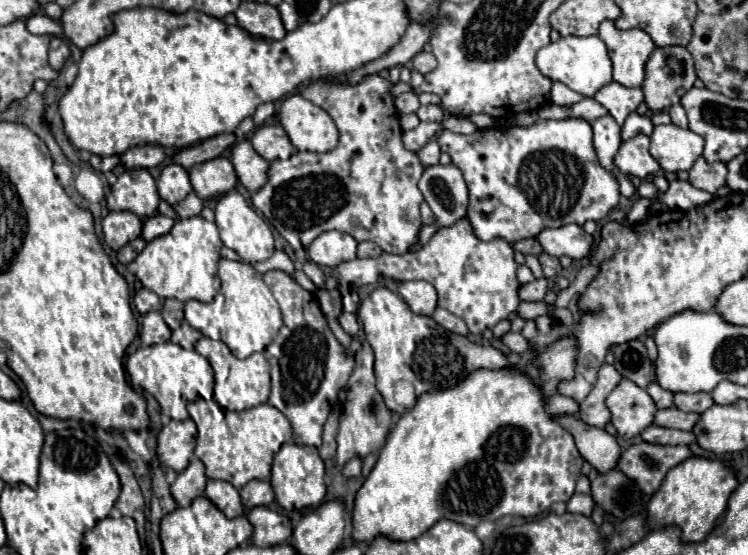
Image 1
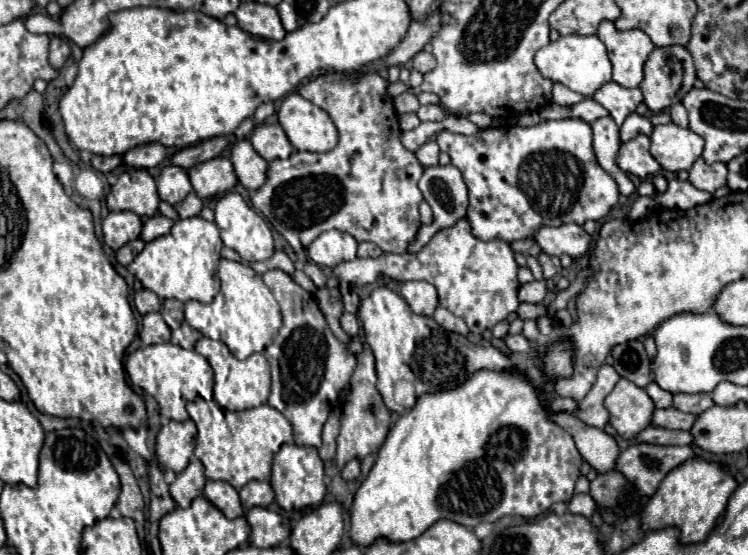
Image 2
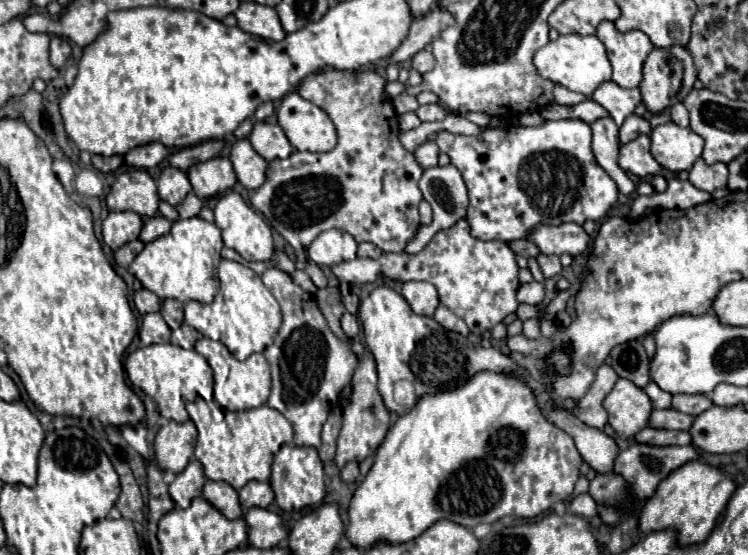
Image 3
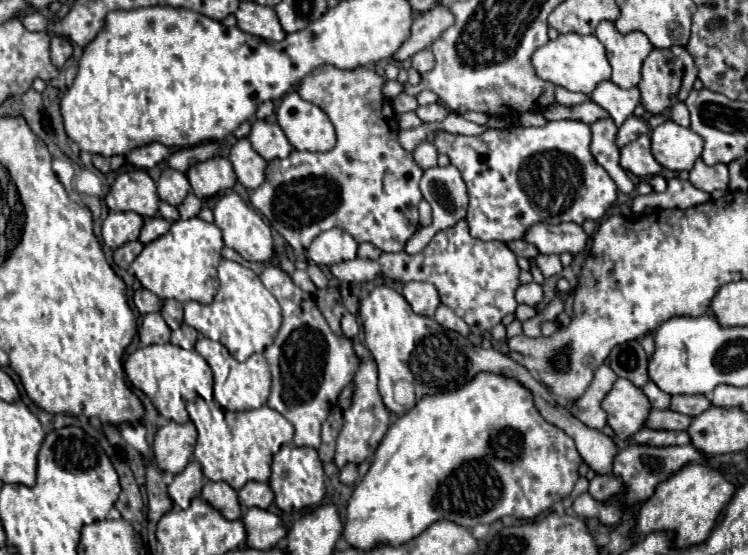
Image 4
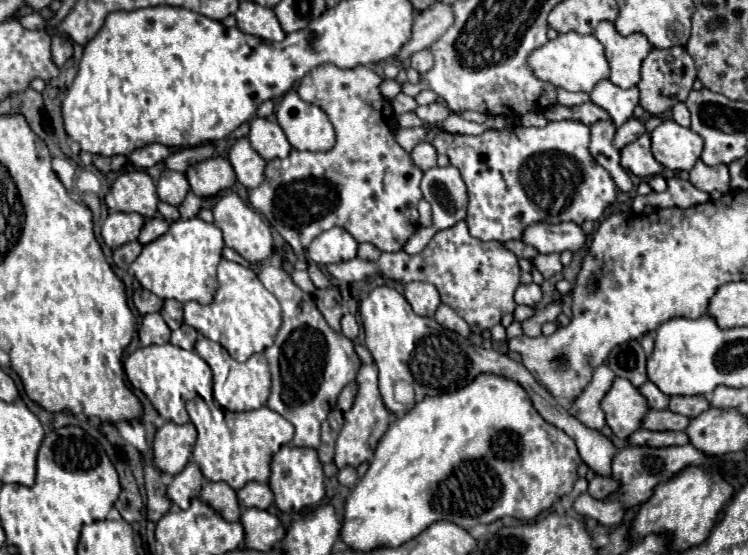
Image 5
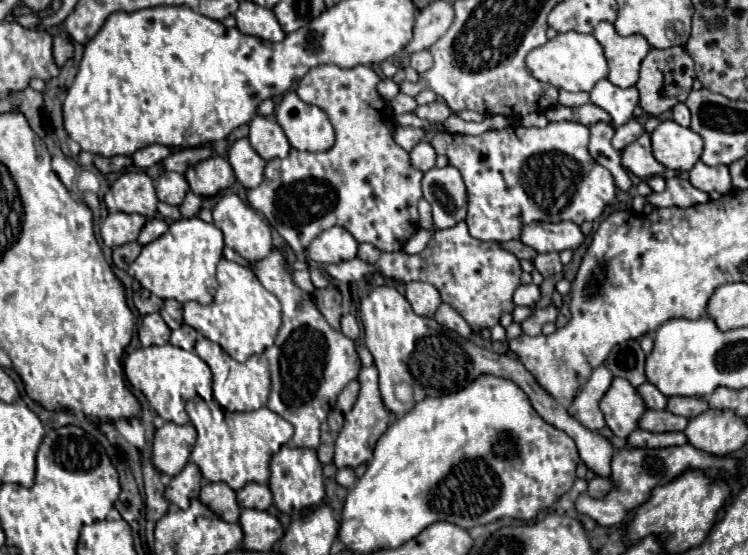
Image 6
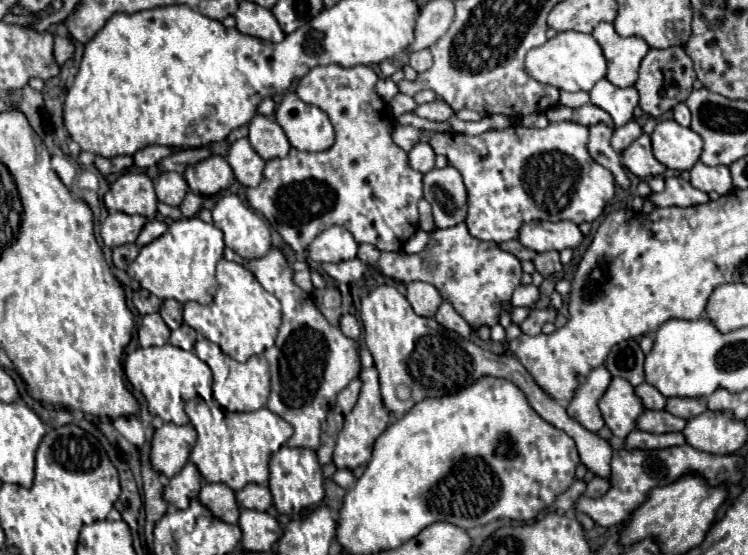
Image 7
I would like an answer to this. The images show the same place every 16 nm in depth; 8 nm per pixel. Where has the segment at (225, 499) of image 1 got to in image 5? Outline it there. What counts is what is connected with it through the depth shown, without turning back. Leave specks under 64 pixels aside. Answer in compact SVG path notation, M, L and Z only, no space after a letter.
M206 482L200 492L200 498L216 512L220 512L228 522L236 522L242 516L236 492L226 482Z

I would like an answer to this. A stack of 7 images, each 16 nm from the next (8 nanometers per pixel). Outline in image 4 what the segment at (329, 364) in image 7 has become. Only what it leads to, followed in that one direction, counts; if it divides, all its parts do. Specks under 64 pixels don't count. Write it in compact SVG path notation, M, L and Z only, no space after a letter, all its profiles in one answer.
M266 266L266 270L260 274L260 280L282 306L284 318L274 344L264 350L272 370L272 394L268 398L268 406L278 410L294 426L296 446L318 448L320 428L332 406L338 402L342 388L352 382L360 360L352 350L352 342L336 336L330 330L316 306L314 296L296 286L280 266Z

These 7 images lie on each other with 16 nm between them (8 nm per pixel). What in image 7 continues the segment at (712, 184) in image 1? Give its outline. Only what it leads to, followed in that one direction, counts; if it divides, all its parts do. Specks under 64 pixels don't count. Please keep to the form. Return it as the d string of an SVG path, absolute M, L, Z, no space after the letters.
M696 162L690 170L690 182L694 188L702 192L718 192L728 194L732 190L732 176L728 166L706 166L702 162Z

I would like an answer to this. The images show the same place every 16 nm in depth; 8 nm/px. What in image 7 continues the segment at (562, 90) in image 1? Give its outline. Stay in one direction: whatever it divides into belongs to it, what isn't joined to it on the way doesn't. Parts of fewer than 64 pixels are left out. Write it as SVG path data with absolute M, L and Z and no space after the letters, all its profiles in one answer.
M562 92L562 104L568 108L580 108L590 102L590 96L586 92Z

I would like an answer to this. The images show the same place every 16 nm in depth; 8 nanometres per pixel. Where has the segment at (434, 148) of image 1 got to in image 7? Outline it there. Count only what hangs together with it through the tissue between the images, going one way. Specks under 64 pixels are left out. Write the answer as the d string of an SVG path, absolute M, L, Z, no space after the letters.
M418 142L418 144L408 152L408 156L410 156L412 168L420 170L422 174L426 174L428 170L434 168L436 154L434 154L434 150L432 150L432 146L430 146L428 142Z

